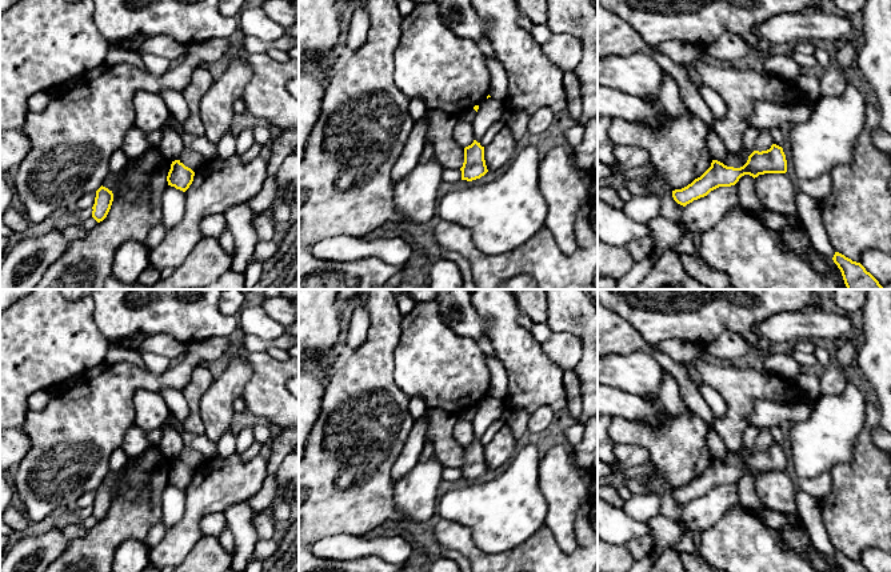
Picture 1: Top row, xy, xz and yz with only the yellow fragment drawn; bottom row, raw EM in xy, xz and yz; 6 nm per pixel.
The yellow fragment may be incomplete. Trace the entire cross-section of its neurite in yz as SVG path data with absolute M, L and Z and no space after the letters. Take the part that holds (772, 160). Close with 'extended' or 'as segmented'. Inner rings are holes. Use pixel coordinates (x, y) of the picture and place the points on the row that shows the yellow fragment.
M772 144L767 151L754 151L748 156L747 163L740 168L727 167L718 160L712 160L711 167L700 177L682 189L672 191L672 197L678 204L686 207L719 187L735 185L744 175L755 179L764 173L786 172L787 160L783 148Z | as segmented

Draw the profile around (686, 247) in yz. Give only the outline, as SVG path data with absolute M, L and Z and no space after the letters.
M683 219L680 221L678 221L678 224L684 231L684 236L683 236L682 241L676 247L674 247L672 249L678 255L691 255L691 253L695 253L695 244L694 244L694 239L692 239L692 232L688 229L688 227L683 221Z

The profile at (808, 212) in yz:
M799 191L795 193L795 205L798 217L815 251L827 259L832 259L836 251L831 245L823 225L820 203Z

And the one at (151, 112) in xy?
M140 89L136 92L133 97L133 112L133 125L147 135L161 129L167 119L171 116L161 95L148 89Z

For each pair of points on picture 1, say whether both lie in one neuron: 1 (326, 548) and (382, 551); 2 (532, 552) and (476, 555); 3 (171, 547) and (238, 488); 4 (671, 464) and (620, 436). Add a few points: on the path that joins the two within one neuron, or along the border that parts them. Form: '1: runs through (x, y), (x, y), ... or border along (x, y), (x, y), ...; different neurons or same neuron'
1: runs through (339, 547), (368, 547); same neuron
2: runs through (519, 558), (490, 558); same neuron
3: runs through (187, 528), (192, 518), (219, 491); same neuron
4: runs through (659, 451), (644, 436), (634, 436); same neuron

